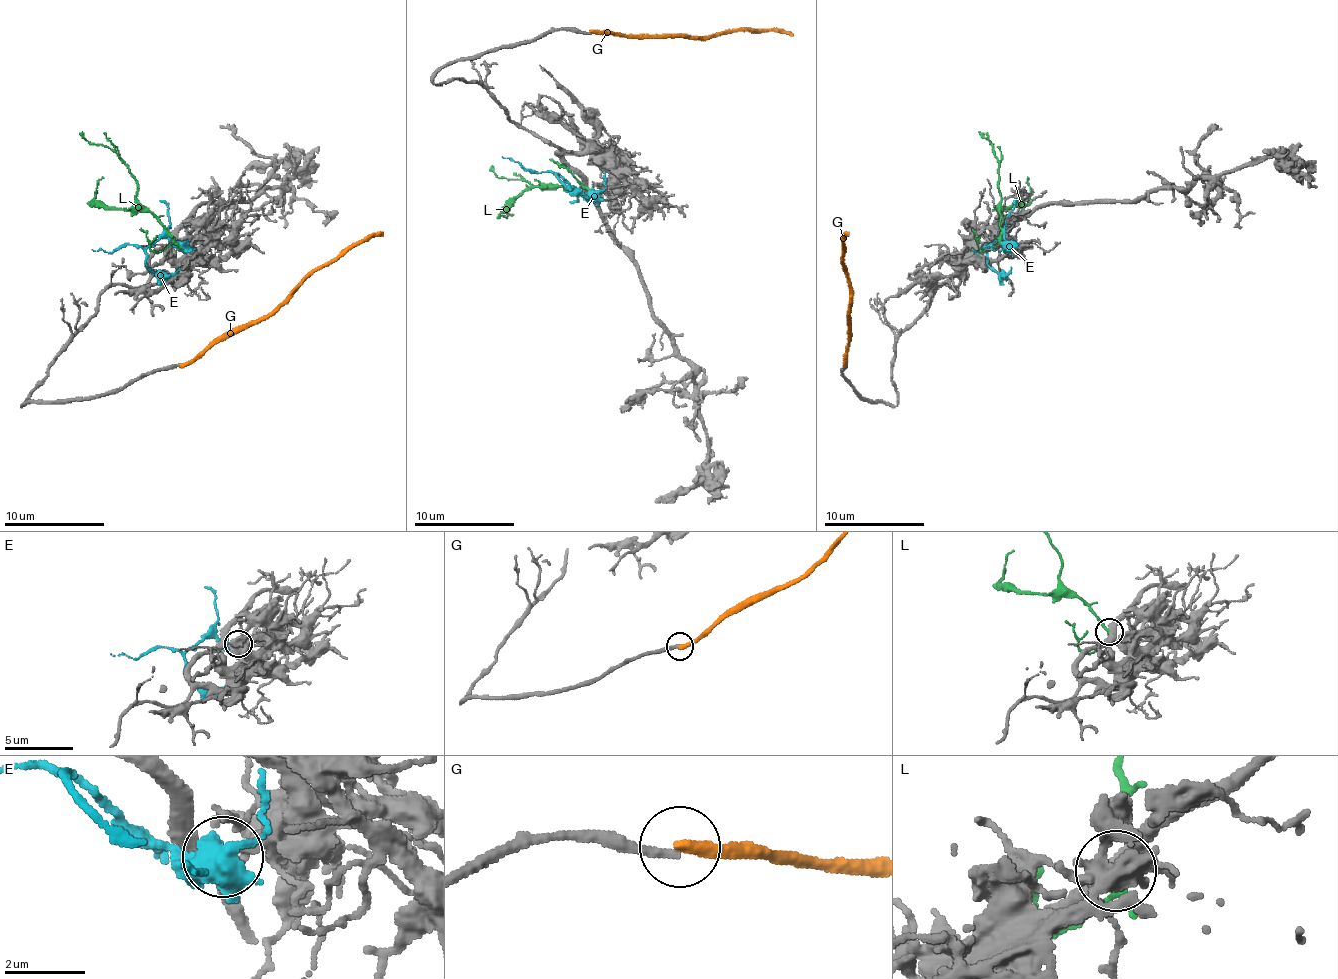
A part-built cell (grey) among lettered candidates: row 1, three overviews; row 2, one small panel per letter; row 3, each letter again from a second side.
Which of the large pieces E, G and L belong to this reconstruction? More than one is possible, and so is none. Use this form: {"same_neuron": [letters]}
{"same_neuron": []}

